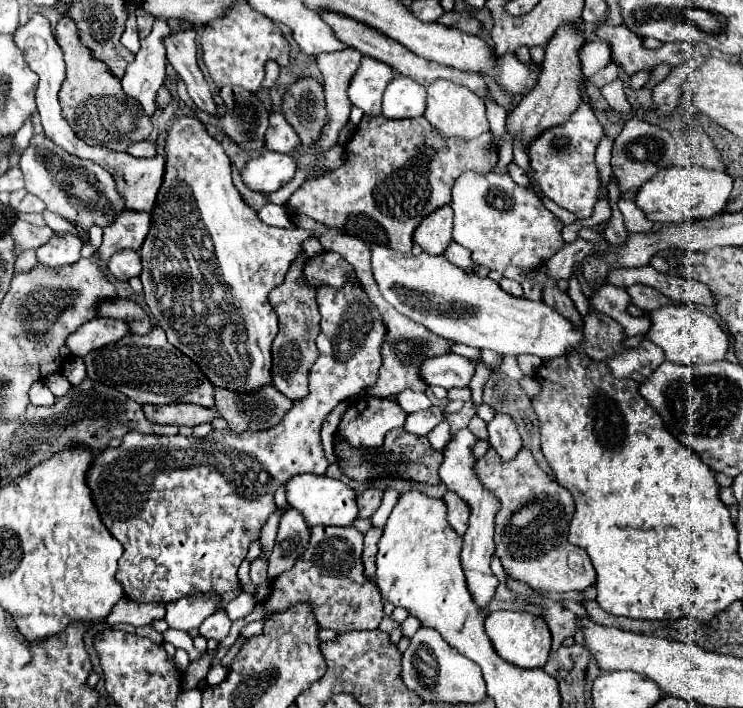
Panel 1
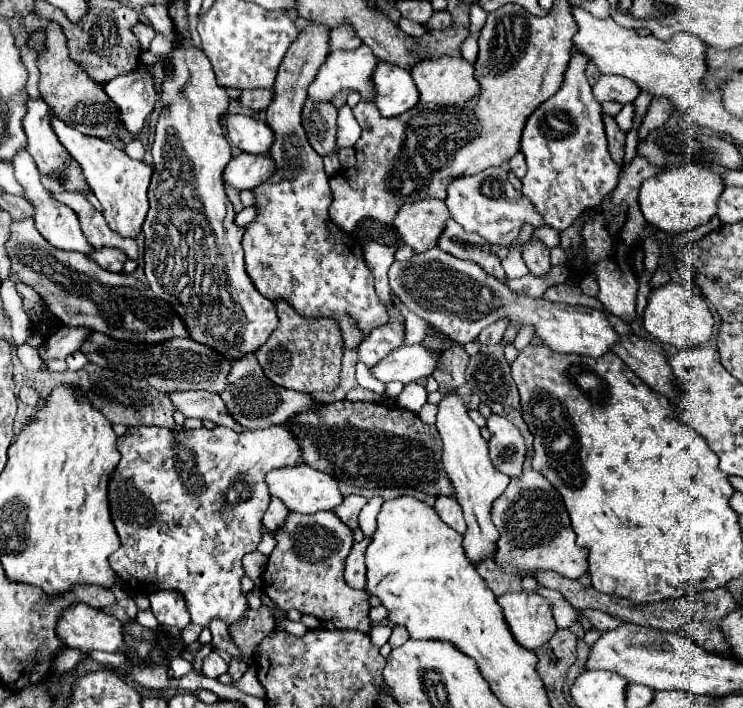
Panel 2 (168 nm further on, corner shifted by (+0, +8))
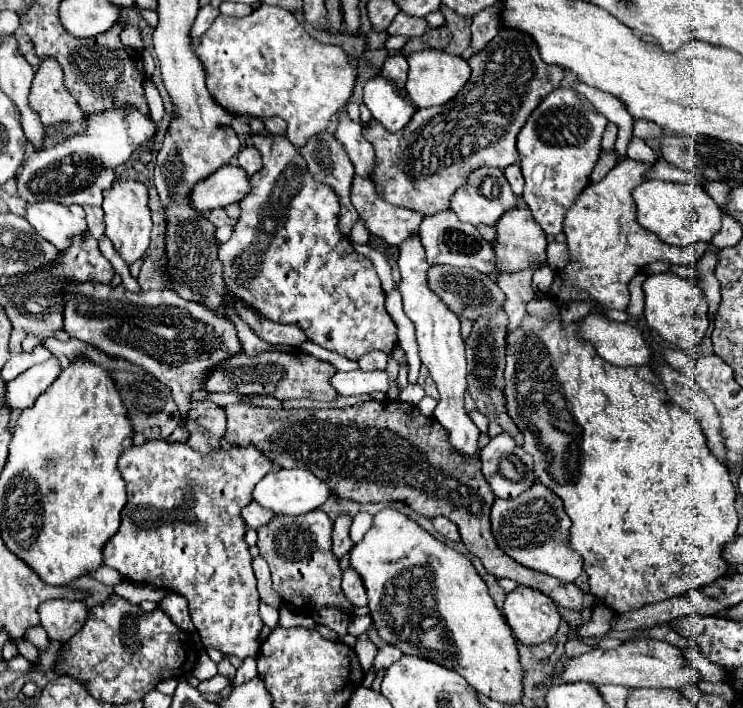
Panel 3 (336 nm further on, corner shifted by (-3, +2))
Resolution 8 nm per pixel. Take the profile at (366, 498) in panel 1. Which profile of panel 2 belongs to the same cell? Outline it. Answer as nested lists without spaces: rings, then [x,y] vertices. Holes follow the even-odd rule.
[[[347,496],[343,500],[343,504],[339,504],[339,508],[335,508],[335,514],[337,514],[337,518],[343,518],[343,522],[351,530],[355,530],[357,528],[357,514],[365,506],[365,502],[367,502],[367,498],[363,498],[363,496]]]

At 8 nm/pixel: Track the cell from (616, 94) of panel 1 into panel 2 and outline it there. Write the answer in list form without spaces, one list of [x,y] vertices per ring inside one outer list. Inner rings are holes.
[[[625,104],[623,106],[623,110],[615,116],[615,122],[619,124],[619,128],[625,132],[625,134],[629,134],[629,130],[633,128],[633,104]]]

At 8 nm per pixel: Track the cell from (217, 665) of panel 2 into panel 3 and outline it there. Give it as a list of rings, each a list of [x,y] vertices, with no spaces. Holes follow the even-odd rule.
[[[200,652],[198,656],[198,662],[192,670],[192,676],[198,678],[198,680],[208,680],[208,678],[214,678],[218,674],[218,664],[214,660],[210,660],[210,656],[206,652]]]

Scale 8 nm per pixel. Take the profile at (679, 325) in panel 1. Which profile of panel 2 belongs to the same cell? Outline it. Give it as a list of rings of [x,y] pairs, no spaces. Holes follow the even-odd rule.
[[[667,282],[663,286],[657,286],[651,290],[651,294],[647,298],[643,326],[659,342],[671,344],[681,350],[695,348],[695,346],[705,344],[711,338],[713,324],[715,324],[715,320],[713,320],[709,306],[707,306],[707,300],[681,284]]]

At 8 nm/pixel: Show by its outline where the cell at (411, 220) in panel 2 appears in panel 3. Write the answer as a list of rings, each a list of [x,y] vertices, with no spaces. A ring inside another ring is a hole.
[[[354,176],[352,188],[350,188],[350,200],[358,210],[360,218],[364,220],[366,228],[372,234],[384,238],[392,246],[398,246],[404,240],[418,234],[420,222],[424,220],[424,214],[416,210],[396,208],[380,200],[374,192],[372,182],[360,176]]]

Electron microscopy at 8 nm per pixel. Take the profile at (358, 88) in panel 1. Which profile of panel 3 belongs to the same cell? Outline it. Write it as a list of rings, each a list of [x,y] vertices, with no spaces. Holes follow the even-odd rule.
[[[268,4],[254,8],[252,14],[244,18],[220,14],[212,22],[212,26],[202,34],[196,54],[206,66],[206,86],[218,104],[226,106],[226,110],[234,114],[284,118],[288,124],[288,138],[296,146],[304,146],[308,138],[312,138],[328,126],[330,118],[338,114],[338,110],[346,108],[352,88],[360,76],[360,68],[350,64],[348,54],[342,46],[320,44],[304,30],[304,26],[294,18],[292,12]]]

